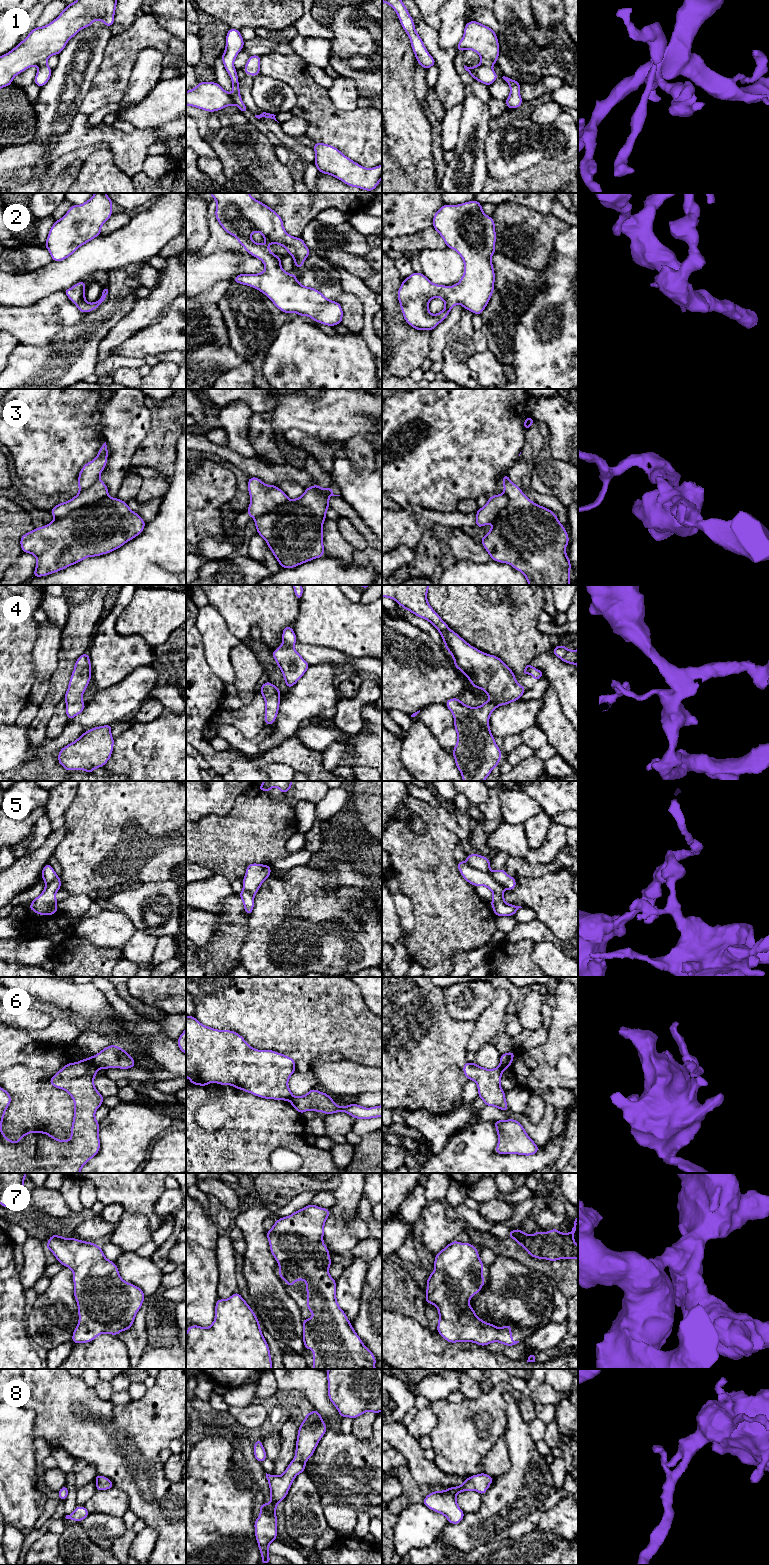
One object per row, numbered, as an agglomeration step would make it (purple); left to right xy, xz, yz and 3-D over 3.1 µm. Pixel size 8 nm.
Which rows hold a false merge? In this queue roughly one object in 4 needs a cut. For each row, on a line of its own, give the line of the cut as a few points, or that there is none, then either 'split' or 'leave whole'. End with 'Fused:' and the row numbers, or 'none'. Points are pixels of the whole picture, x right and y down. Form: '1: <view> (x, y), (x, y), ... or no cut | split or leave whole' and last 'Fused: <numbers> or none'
1: xz (233, 93), (241, 100) | split
2: no cut | leave whole
3: xy (107, 495), (55, 518) | split
4: no cut | leave whole
5: yz (466, 862), (470, 866), (487, 872), (502, 888) | split
6: xy (89, 1057), (98, 1068) | split
7: no cut | leave whole
8: no cut | leave whole
Fused: 1, 3, 5, 6

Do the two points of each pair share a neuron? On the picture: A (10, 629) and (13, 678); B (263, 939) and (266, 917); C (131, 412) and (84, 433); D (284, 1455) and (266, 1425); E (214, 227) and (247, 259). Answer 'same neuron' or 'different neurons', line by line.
A: same neuron
B: same neuron
C: different neurons
D: different neurons
E: same neuron

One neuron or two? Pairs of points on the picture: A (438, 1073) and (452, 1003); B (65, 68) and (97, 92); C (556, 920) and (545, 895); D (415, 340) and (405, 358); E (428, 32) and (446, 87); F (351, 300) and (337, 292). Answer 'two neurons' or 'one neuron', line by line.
A: two neurons
B: two neurons
C: one neuron
D: one neuron
E: one neuron
F: two neurons

